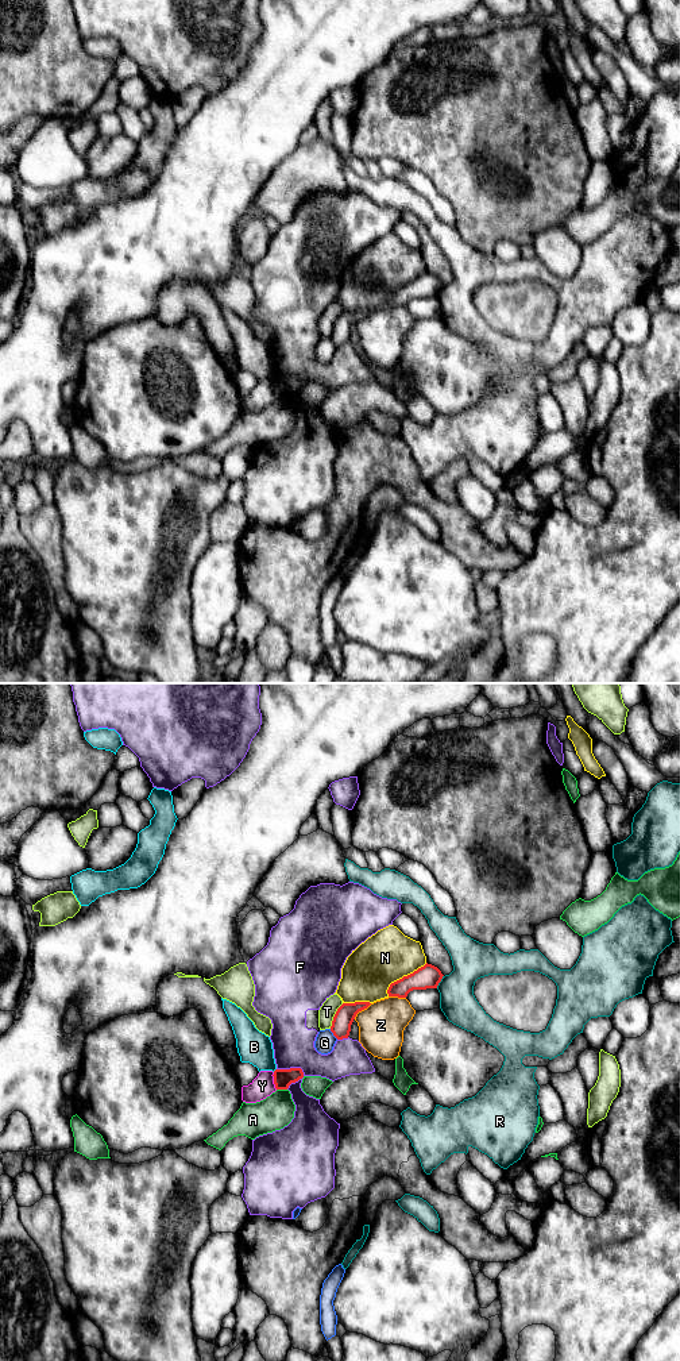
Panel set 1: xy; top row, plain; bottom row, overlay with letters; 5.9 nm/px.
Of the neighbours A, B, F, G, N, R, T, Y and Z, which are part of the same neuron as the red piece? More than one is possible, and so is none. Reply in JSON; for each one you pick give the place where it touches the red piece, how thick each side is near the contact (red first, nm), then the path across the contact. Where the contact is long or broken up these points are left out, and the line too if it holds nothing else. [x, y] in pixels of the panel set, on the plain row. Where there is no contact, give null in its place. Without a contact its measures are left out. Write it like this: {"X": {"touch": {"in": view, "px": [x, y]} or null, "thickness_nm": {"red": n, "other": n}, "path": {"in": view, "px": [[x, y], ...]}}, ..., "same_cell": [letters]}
{"same_cell": []}

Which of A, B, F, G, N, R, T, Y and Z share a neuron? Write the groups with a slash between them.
A / B / F / G / N / R / T / Y / Z

